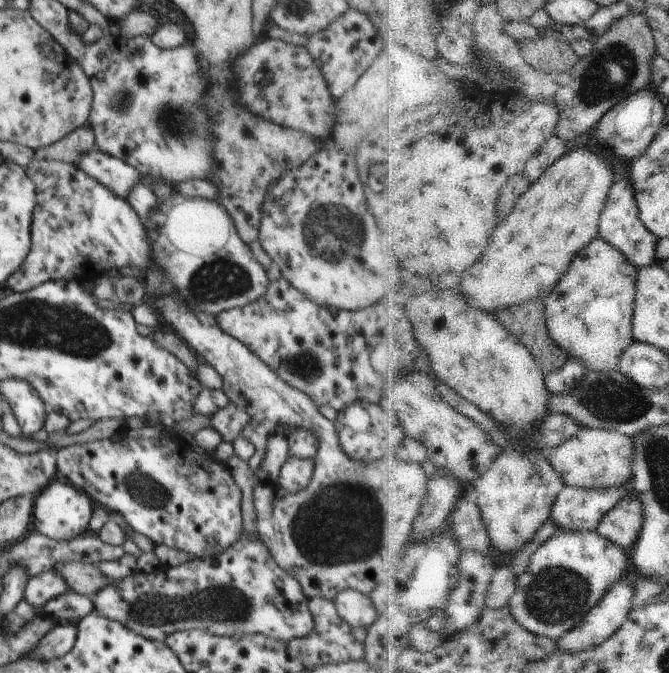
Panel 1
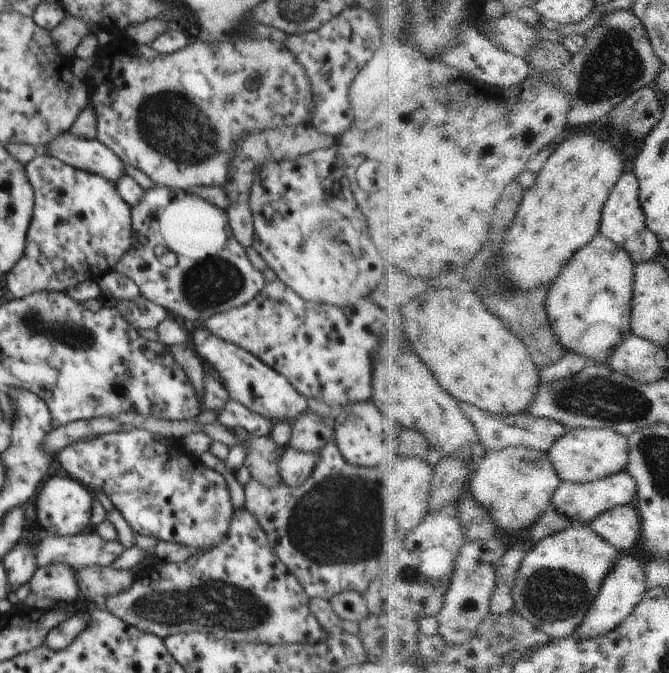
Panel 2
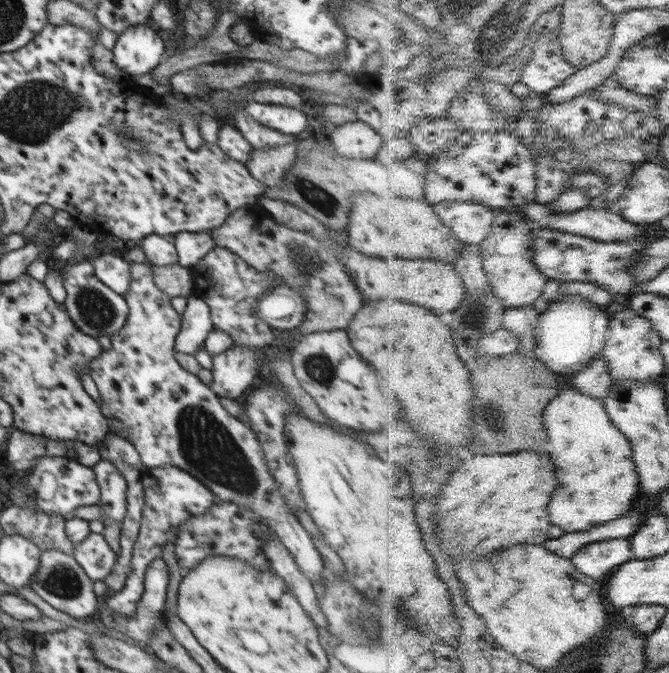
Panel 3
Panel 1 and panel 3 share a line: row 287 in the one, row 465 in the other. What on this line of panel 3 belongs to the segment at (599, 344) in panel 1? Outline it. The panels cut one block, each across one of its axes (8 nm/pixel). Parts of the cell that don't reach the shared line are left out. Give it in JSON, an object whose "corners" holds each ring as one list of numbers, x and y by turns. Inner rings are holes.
{"corners":[[573,384,561,390,552,404,548,405,545,423,550,437,550,452,554,454,556,466,560,470,560,490,552,500,553,524,561,526,568,533,575,533,615,521,632,512,634,499,643,492,635,450,632,440,611,417,605,401,596,395,584,393]]}

